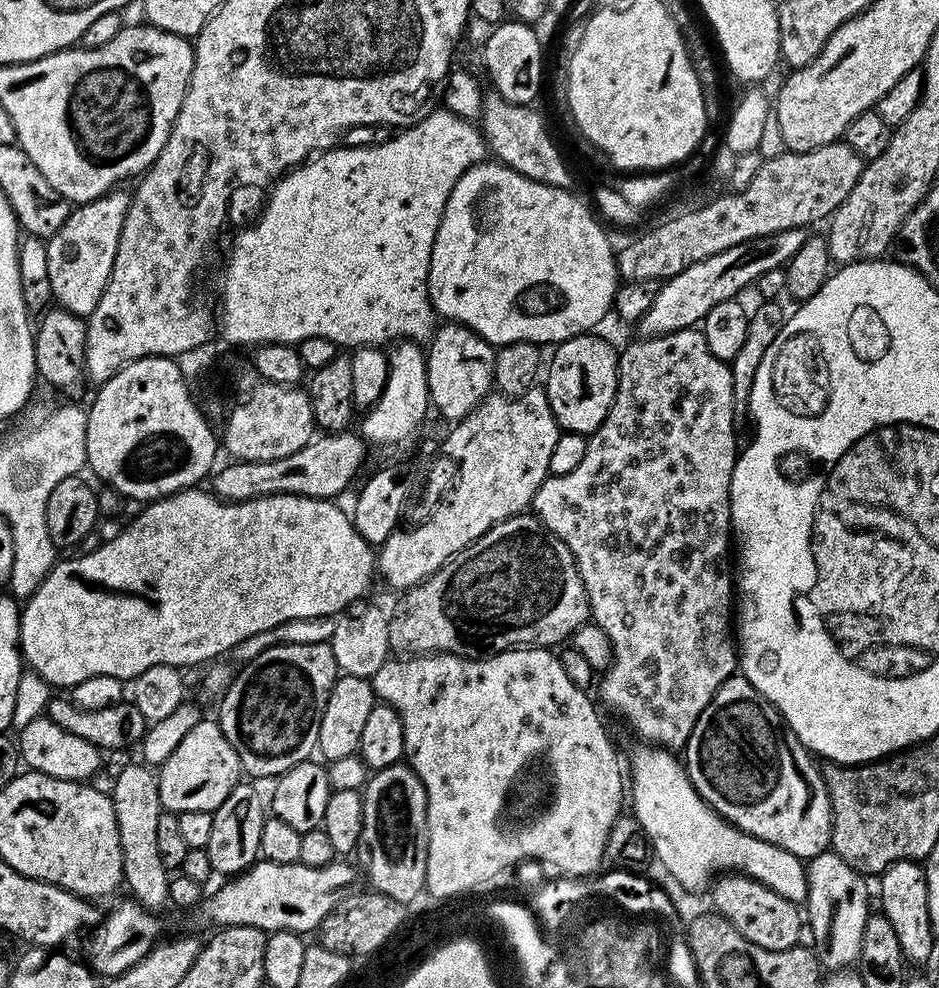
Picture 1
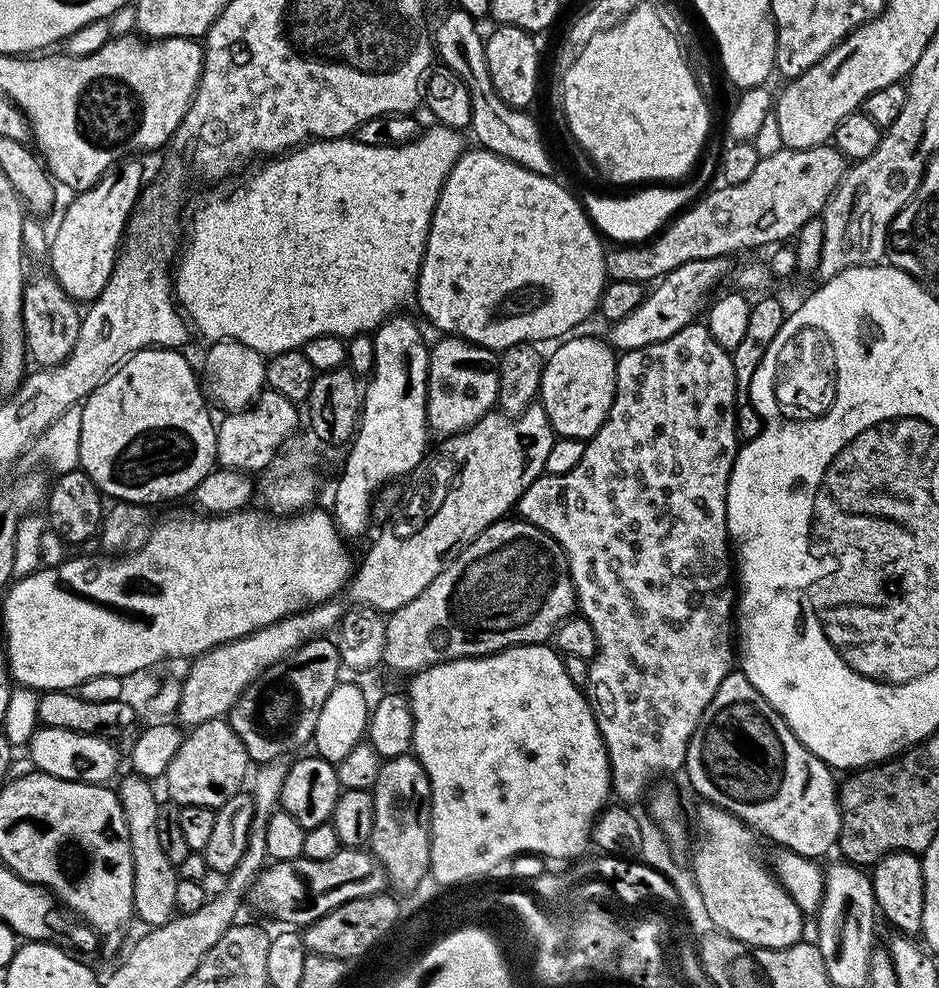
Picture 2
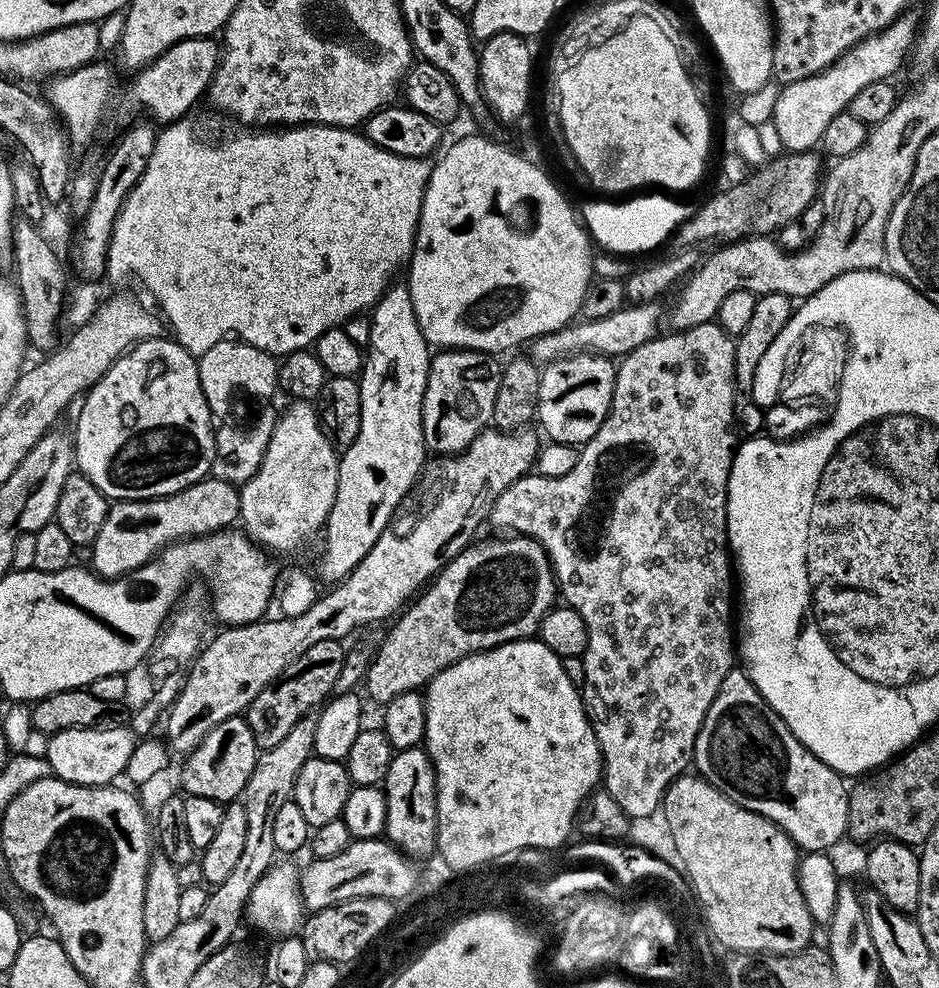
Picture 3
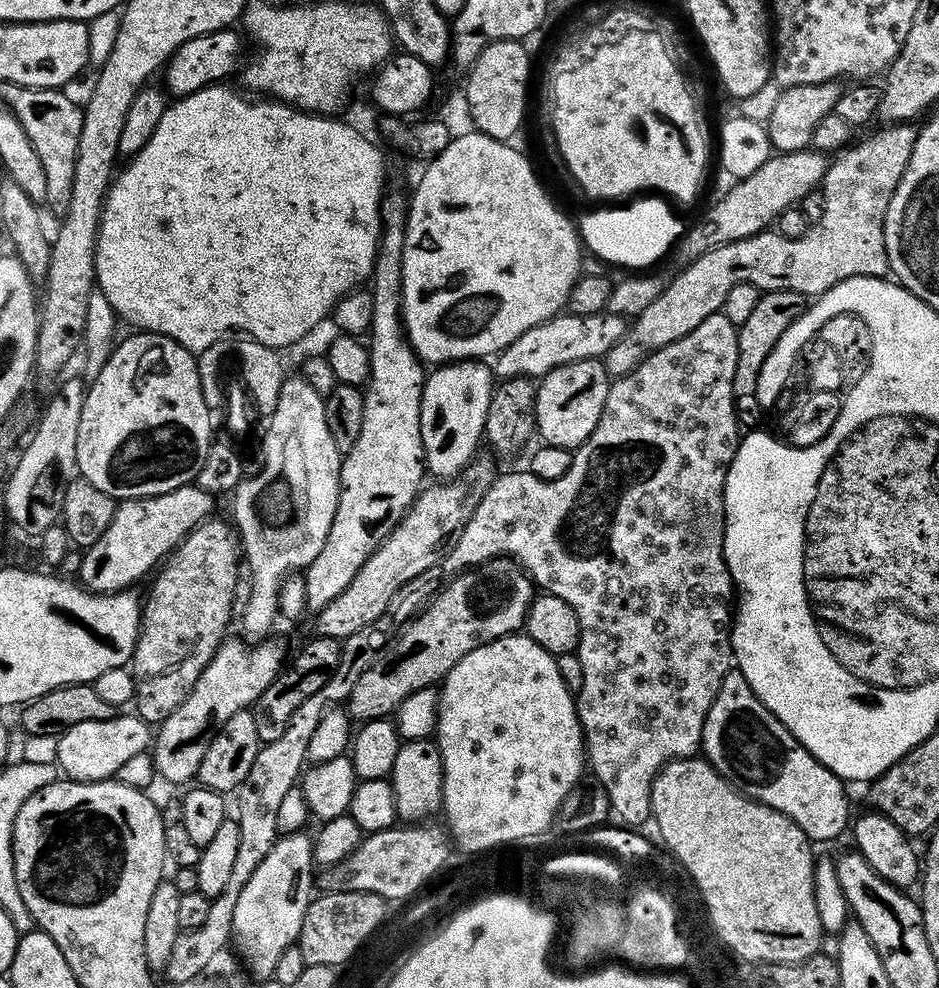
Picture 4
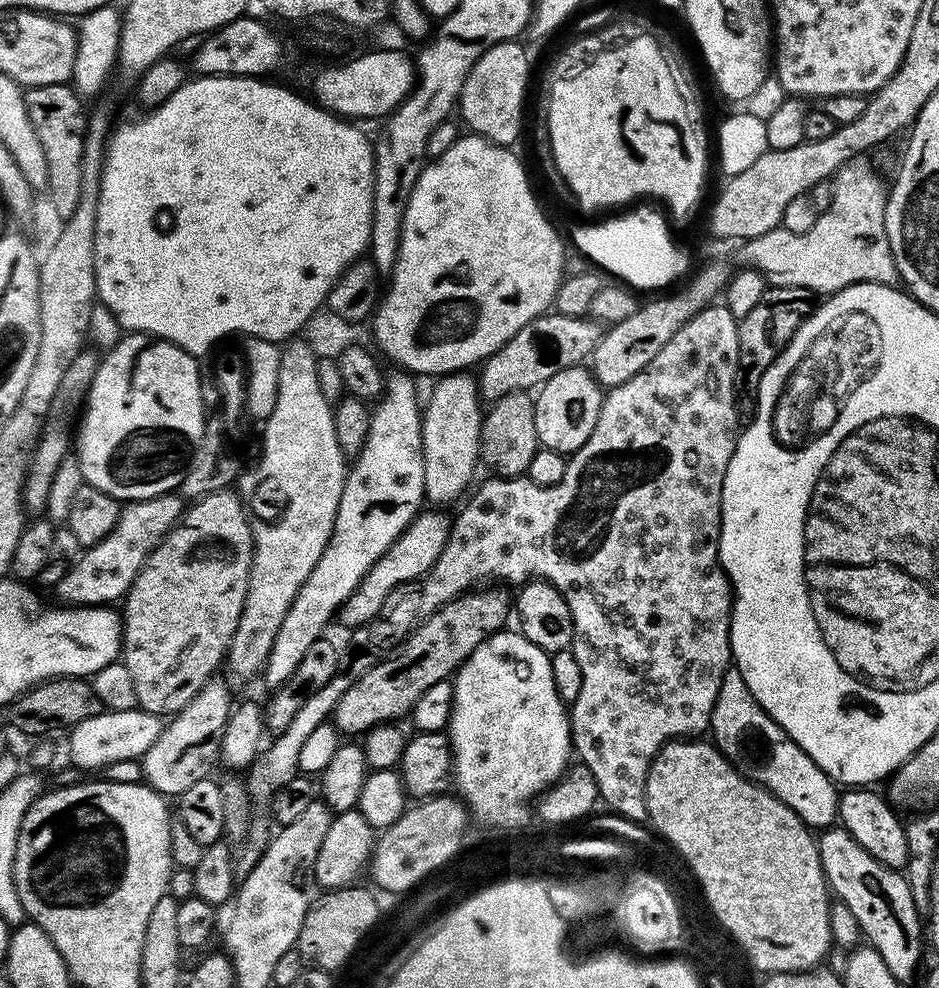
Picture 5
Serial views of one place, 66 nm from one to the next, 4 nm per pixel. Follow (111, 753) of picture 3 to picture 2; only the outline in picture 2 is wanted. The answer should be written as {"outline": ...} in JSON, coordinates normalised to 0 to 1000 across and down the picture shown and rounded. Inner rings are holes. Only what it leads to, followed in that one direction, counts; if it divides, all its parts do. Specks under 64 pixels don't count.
{"outline":[[[39,736],[38,742],[28,754],[28,765],[34,769],[38,779],[67,789],[86,789],[89,794],[114,795],[115,788],[130,772],[125,754],[114,744],[87,743],[69,737]]]}

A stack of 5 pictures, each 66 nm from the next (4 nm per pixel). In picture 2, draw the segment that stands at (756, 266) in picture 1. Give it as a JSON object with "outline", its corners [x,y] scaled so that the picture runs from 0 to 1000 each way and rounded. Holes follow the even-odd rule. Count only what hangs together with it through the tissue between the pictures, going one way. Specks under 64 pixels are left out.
{"outline":[[[760,260],[755,263],[733,264],[722,269],[716,276],[709,276],[698,288],[699,293],[691,295],[686,304],[667,322],[655,325],[645,337],[645,343],[657,357],[671,354],[684,354],[684,350],[692,350],[696,346],[705,346],[722,334],[742,323],[741,315],[750,303],[753,305],[759,299],[758,290],[775,275],[776,260]]]}

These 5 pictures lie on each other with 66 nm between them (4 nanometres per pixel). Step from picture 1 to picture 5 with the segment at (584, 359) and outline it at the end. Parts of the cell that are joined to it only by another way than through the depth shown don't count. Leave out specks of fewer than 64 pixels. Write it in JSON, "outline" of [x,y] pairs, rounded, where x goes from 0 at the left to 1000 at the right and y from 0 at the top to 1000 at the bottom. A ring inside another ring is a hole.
{"outline":[[[625,371],[594,374],[590,383],[574,390],[569,401],[569,431],[573,431],[576,450],[602,460],[616,456],[628,443],[628,439],[633,439],[633,431],[637,427],[644,400],[644,394],[640,393]]]}

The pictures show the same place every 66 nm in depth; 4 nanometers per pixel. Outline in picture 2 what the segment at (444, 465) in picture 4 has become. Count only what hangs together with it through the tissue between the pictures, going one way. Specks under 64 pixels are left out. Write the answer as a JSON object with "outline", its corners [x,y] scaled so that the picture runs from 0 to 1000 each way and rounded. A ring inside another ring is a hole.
{"outline":[[[474,339],[465,348],[459,349],[456,358],[456,431],[461,438],[470,437],[470,442],[487,441],[495,437],[505,427],[512,425],[519,417],[529,412],[528,400],[532,392],[530,383],[530,360],[523,352],[514,352],[503,348],[498,344],[491,344],[489,340]]]}

